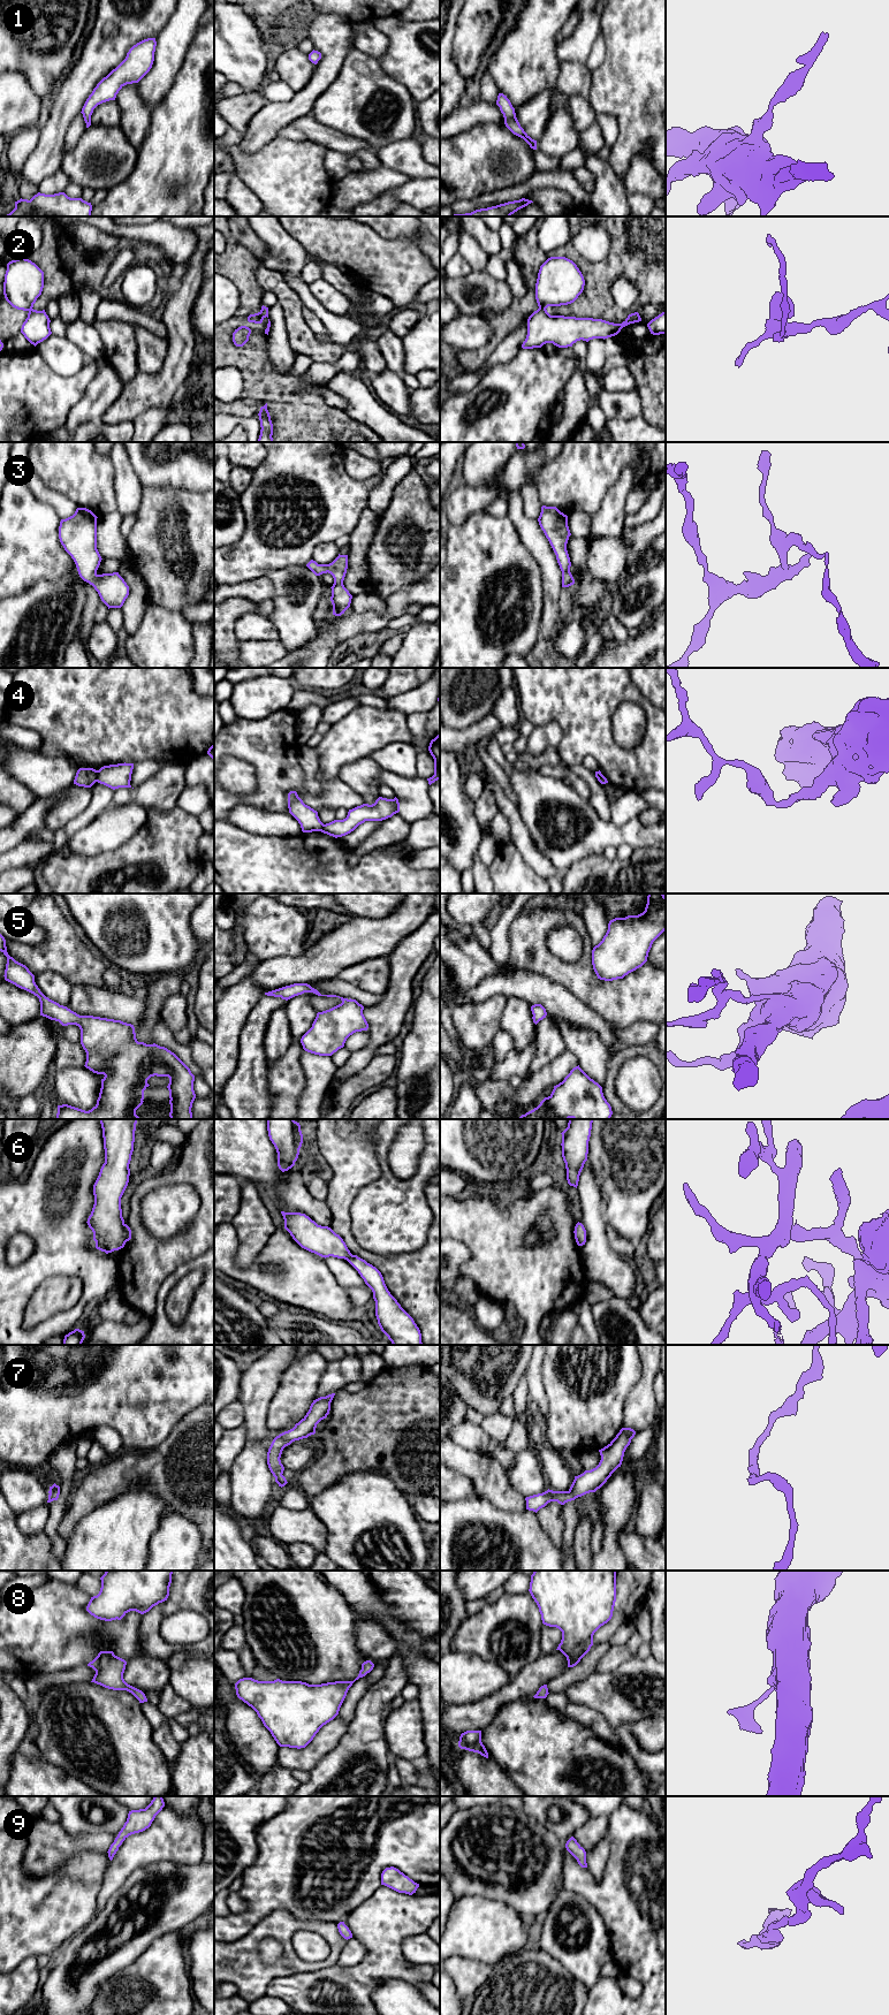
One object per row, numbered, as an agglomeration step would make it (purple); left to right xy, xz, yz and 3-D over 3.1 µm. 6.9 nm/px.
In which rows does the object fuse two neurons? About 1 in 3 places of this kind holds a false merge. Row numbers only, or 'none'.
4, 6

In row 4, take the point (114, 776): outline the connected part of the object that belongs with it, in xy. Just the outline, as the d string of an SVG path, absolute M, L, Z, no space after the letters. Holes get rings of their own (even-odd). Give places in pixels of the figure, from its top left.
M117 763L104 766L98 770L96 782L113 790L119 788L131 788L131 774L134 763Z

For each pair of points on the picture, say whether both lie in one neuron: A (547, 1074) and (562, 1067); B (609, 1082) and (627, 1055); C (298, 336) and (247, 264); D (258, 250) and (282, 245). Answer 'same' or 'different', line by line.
A: same
B: same
C: different
D: different

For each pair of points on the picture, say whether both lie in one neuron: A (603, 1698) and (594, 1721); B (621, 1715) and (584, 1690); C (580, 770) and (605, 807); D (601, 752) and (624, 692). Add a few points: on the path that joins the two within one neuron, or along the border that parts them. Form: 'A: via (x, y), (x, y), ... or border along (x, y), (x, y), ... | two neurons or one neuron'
A: border along (572, 1702), (597, 1710), (614, 1728) | two neurons
B: via (612, 1705), (598, 1692), (593, 1692) | one neuron
C: via (590, 780), (598, 790), (599, 798) | one neuron
D: via (601, 737), (601, 713), (609, 705) | one neuron

